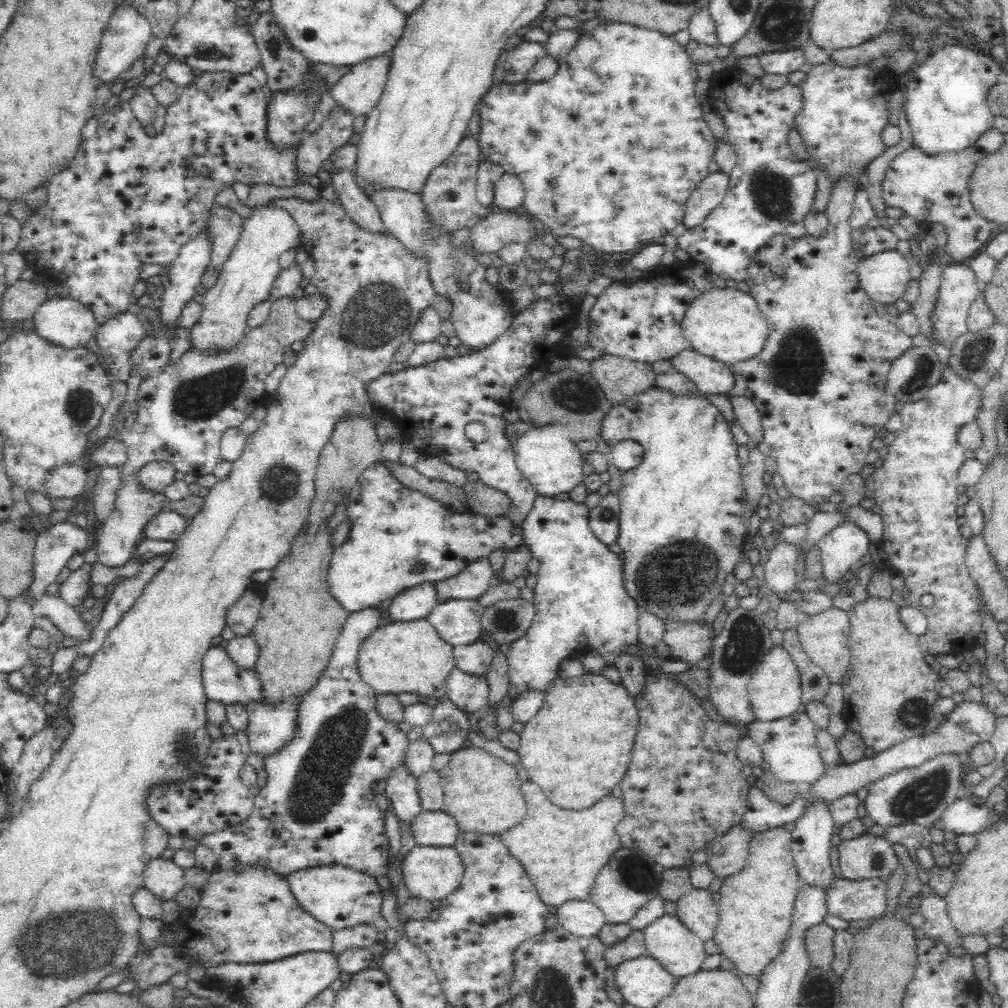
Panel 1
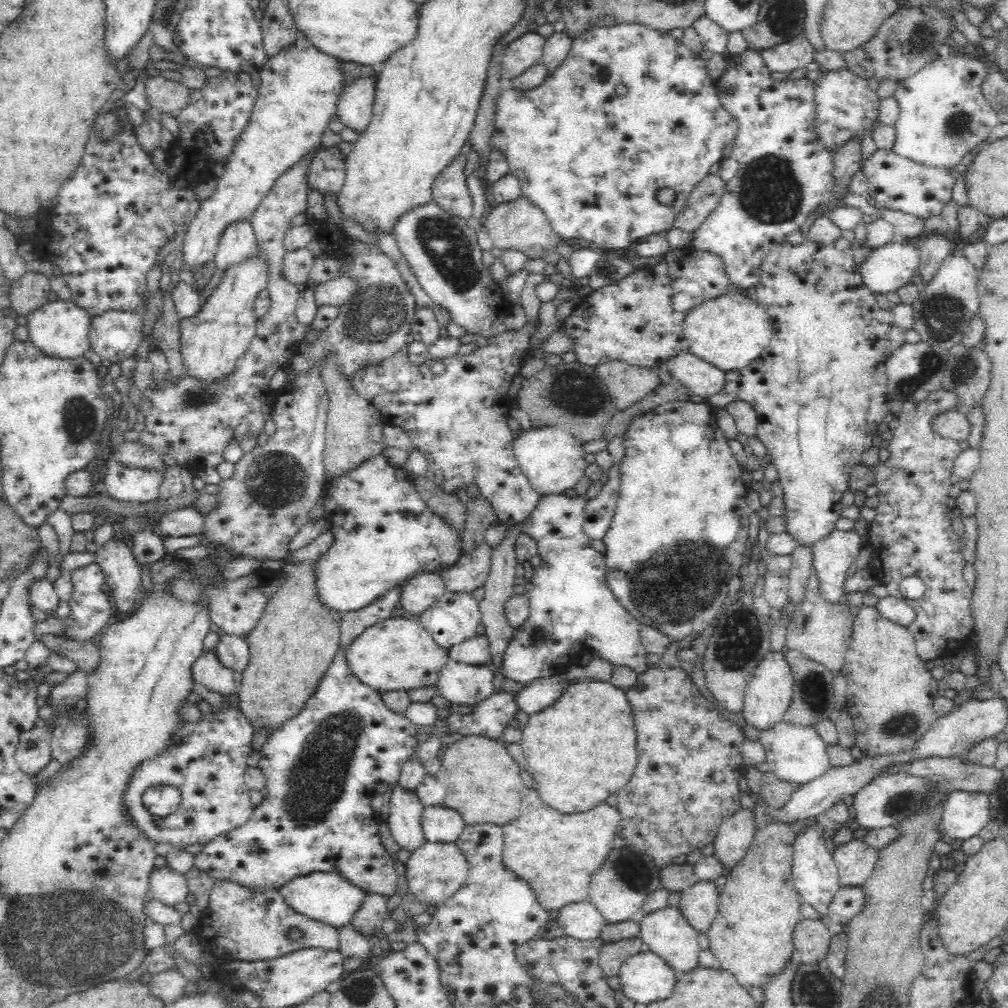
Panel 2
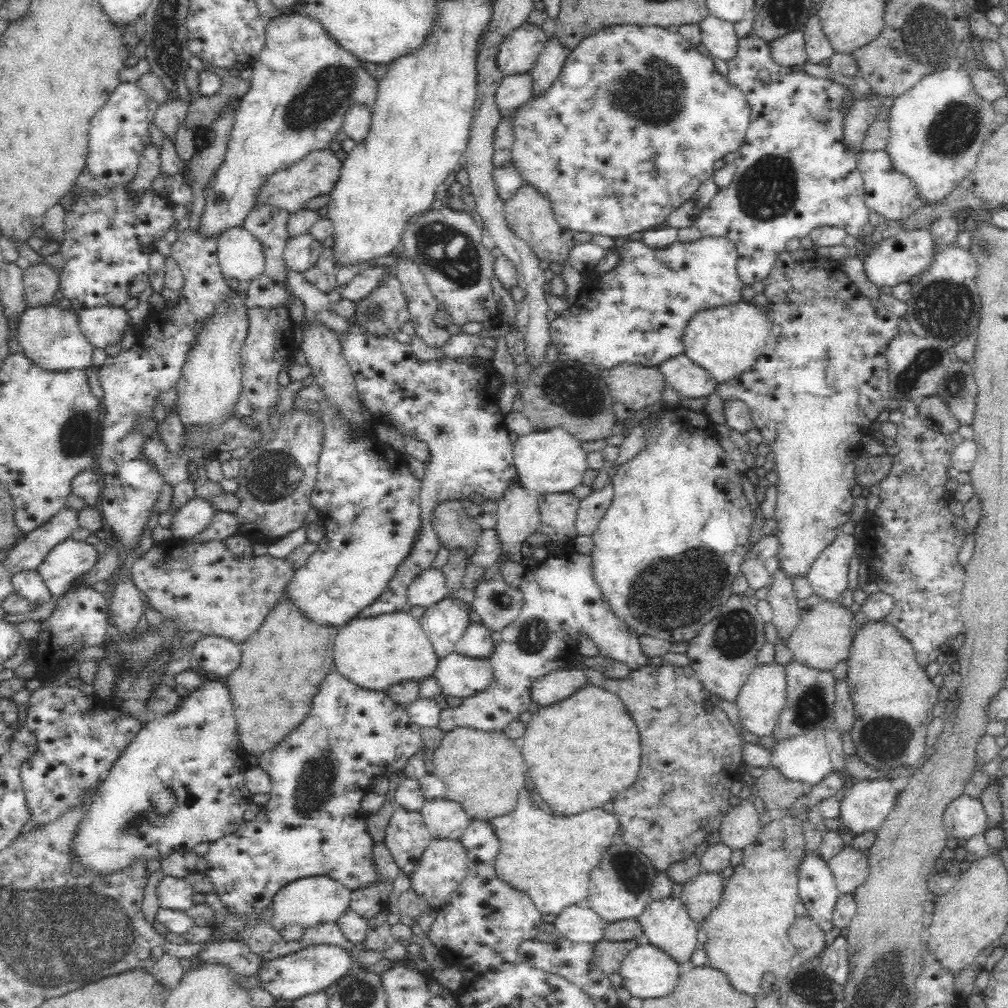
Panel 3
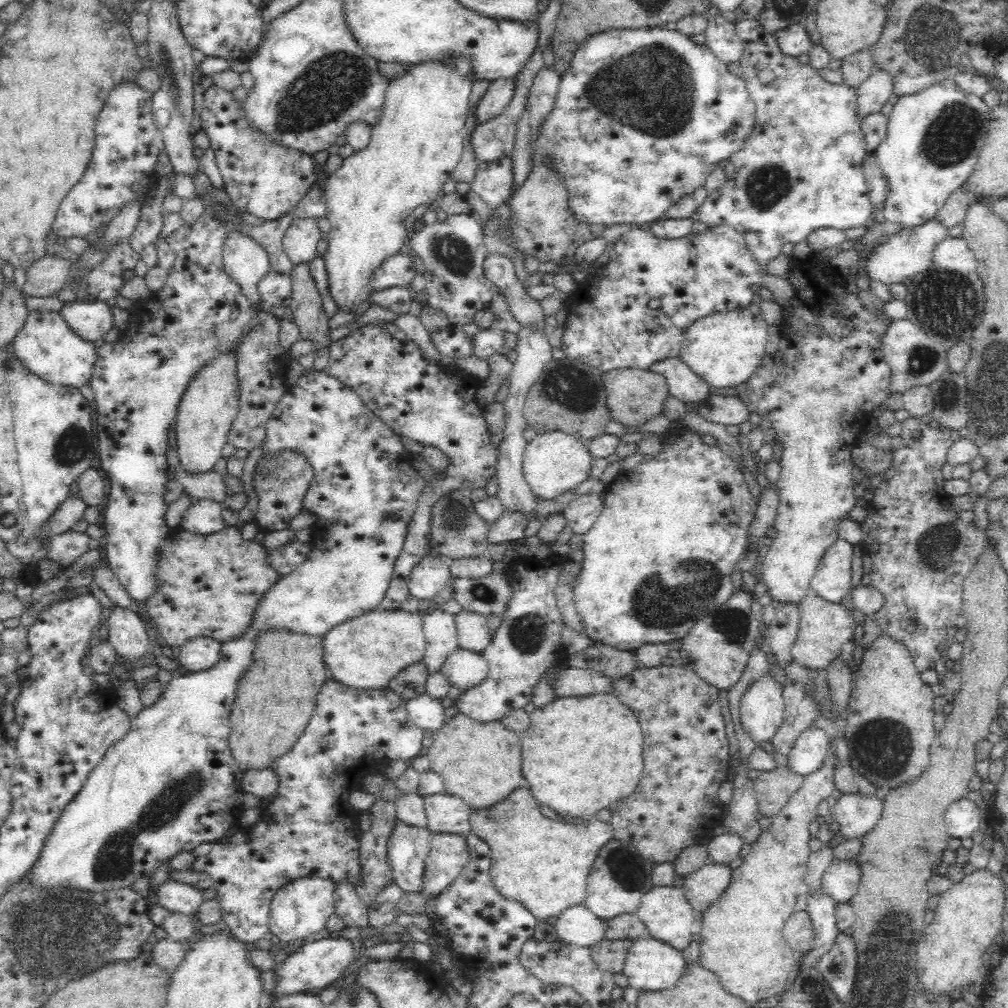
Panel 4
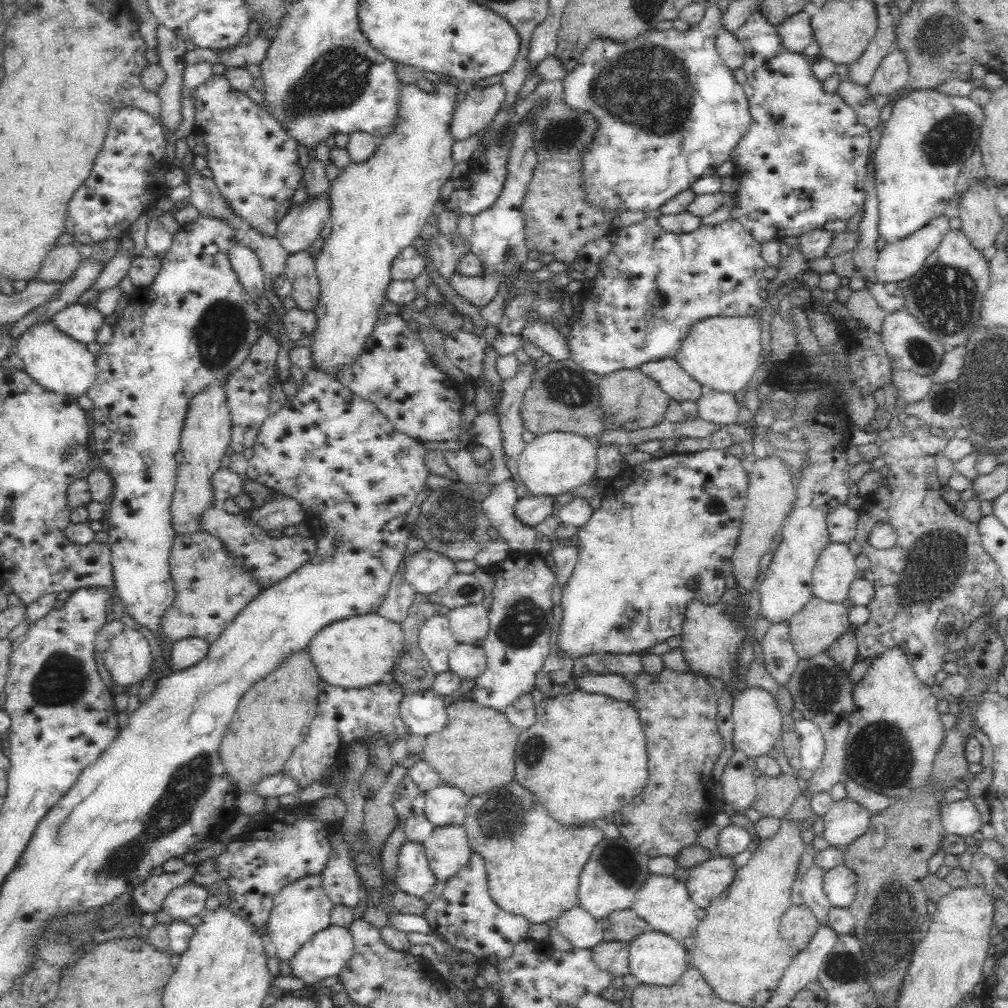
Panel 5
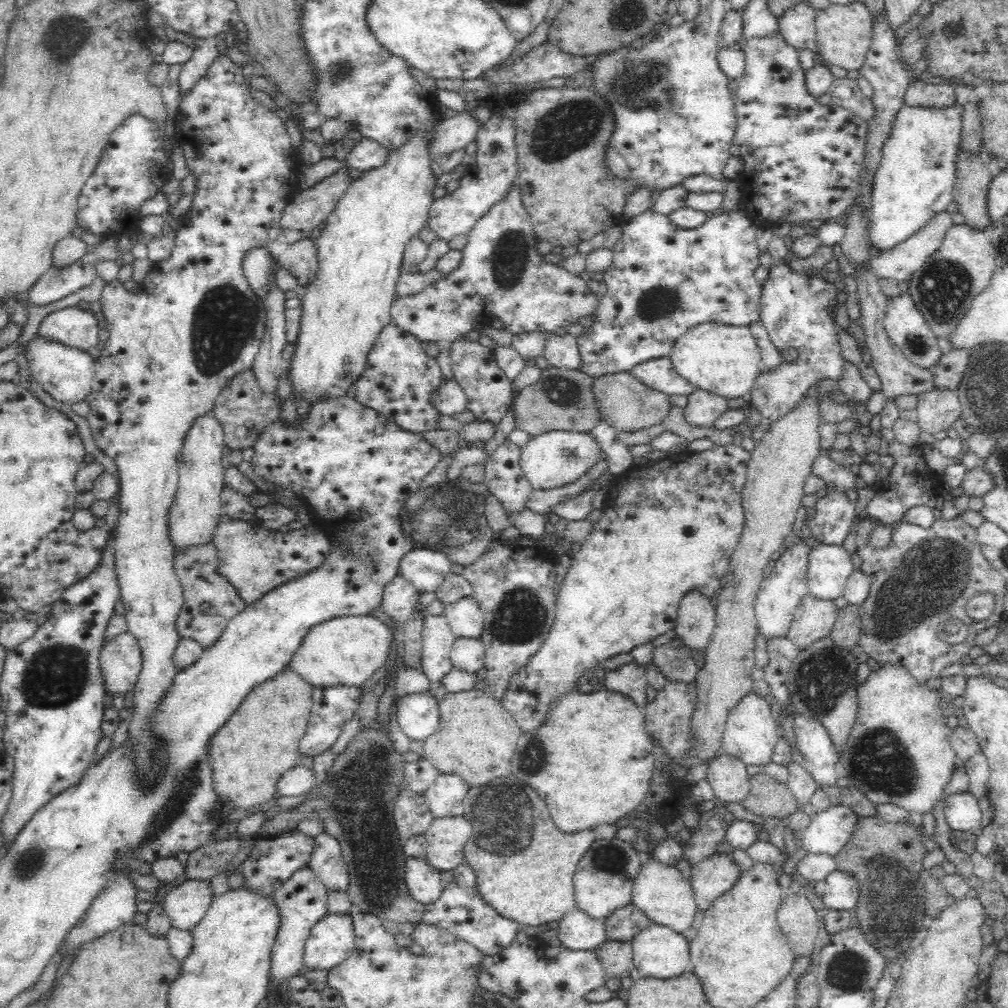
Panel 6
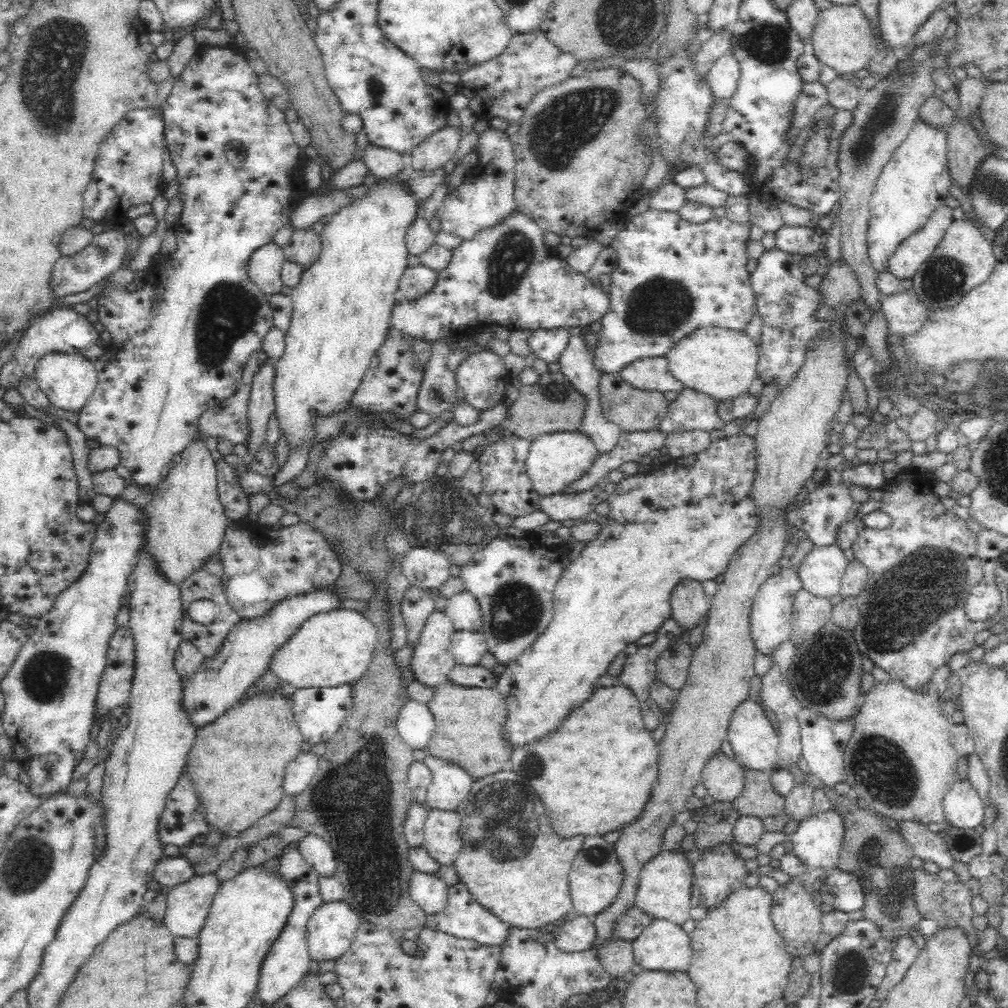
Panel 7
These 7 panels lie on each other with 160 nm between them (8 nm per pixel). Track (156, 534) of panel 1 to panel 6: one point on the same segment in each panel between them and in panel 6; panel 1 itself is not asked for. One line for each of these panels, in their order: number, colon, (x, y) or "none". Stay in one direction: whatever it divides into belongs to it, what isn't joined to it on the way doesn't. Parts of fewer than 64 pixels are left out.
2: (185, 521)
3: (191, 518)
4: (203, 516)
5: (271, 559)
6: (257, 559)

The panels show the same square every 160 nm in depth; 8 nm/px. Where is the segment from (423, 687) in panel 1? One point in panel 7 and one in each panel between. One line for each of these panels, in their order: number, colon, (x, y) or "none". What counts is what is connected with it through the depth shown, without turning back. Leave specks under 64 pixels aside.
2: (397, 654)
3: (376, 653)
4: (366, 652)
5: (359, 651)
6: (347, 650)
7: (332, 648)

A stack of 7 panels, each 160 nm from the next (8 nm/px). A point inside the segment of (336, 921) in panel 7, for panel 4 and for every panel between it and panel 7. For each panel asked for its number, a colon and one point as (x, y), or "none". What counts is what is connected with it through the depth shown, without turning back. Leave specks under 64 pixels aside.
4: (313, 965)
5: (326, 954)
6: (331, 941)

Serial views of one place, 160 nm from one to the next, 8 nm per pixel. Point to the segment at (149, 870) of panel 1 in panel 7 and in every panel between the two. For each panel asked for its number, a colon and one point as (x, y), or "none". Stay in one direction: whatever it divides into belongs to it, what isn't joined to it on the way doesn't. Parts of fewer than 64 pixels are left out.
2: (165, 884)
3: (174, 893)
4: (176, 897)
5: (185, 901)
6: (185, 904)
7: (188, 903)

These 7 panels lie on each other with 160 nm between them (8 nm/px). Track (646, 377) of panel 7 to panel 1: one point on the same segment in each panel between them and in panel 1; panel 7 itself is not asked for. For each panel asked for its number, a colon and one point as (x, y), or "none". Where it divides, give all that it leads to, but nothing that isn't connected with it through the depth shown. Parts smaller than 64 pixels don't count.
1: (710, 376)
2: (704, 379)
3: (691, 380)
4: (684, 384)
5: (675, 381)
6: (659, 374)

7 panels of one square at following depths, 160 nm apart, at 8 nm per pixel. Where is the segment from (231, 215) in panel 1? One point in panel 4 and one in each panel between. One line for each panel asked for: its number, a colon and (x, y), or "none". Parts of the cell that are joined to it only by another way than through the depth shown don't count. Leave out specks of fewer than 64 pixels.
2: (238, 240)
3: (240, 254)
4: (244, 260)

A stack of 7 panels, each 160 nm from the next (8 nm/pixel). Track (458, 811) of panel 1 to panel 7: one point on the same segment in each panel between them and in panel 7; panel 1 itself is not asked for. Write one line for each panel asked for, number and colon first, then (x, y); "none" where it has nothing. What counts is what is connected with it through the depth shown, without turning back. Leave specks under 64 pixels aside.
2: (483, 785)
3: (483, 771)
4: (481, 763)
5: (474, 752)
6: (477, 738)
7: (469, 731)

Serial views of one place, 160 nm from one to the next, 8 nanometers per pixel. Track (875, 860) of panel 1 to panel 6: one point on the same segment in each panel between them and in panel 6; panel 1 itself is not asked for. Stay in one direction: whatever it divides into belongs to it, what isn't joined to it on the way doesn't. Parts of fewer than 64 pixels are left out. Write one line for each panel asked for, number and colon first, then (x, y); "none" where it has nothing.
2: (856, 861)
3: (850, 866)
4: (841, 879)
5: (840, 882)
6: (839, 890)

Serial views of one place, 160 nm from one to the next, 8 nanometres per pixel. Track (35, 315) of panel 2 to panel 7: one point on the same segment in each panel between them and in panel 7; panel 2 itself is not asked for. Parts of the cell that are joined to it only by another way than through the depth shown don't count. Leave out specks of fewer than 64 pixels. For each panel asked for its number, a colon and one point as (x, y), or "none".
3: (51, 336)
4: (46, 344)
5: (59, 363)
6: (66, 373)
7: (68, 380)

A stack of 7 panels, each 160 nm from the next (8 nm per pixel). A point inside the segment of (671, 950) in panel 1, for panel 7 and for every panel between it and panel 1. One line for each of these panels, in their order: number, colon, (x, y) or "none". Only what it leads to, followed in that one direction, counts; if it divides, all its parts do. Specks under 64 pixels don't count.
2: (666, 932)
3: (667, 925)
4: (665, 911)
5: (664, 903)
6: (662, 893)
7: (664, 888)

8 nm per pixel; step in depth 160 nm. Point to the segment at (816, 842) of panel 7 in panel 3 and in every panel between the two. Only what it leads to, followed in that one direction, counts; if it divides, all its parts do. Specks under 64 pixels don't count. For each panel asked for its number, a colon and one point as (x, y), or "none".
3: (866, 804)
4: (854, 815)
5: (846, 820)
6: (830, 830)

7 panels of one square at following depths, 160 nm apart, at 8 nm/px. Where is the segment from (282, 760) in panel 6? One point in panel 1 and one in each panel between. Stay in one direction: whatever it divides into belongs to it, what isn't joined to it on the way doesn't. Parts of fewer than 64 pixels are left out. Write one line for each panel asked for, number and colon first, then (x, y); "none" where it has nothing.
1: (299, 622)
2: (296, 637)
3: (283, 663)
4: (276, 693)
5: (273, 717)

